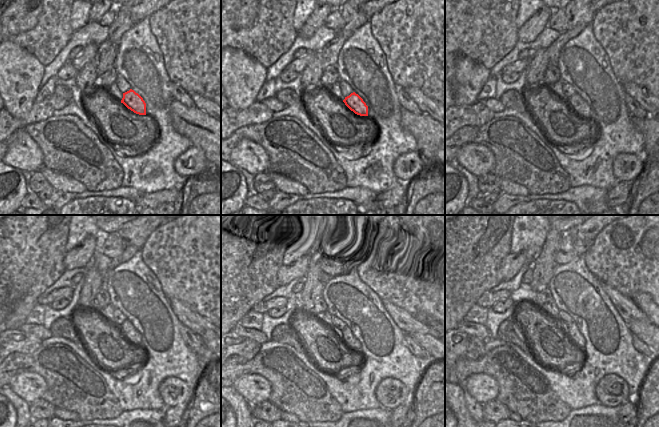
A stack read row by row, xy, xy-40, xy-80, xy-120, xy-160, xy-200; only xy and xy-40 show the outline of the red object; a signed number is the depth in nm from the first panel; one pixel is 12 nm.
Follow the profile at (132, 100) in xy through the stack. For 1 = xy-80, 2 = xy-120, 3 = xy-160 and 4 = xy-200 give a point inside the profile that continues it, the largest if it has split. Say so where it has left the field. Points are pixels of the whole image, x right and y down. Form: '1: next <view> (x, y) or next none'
1: next xy-80 (576, 103)
2: next xy-120 (127, 330)
3: next xy-160 (347, 334)
4: next xy-200 (573, 336)

